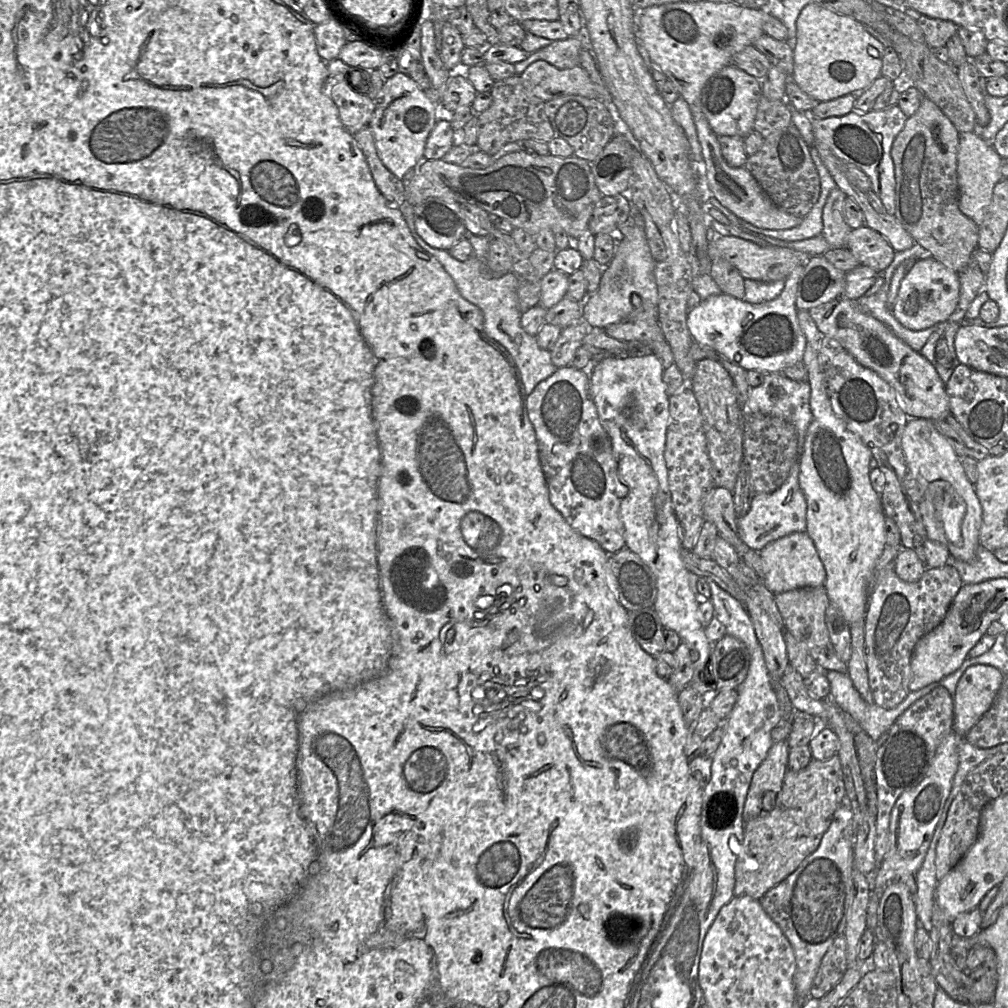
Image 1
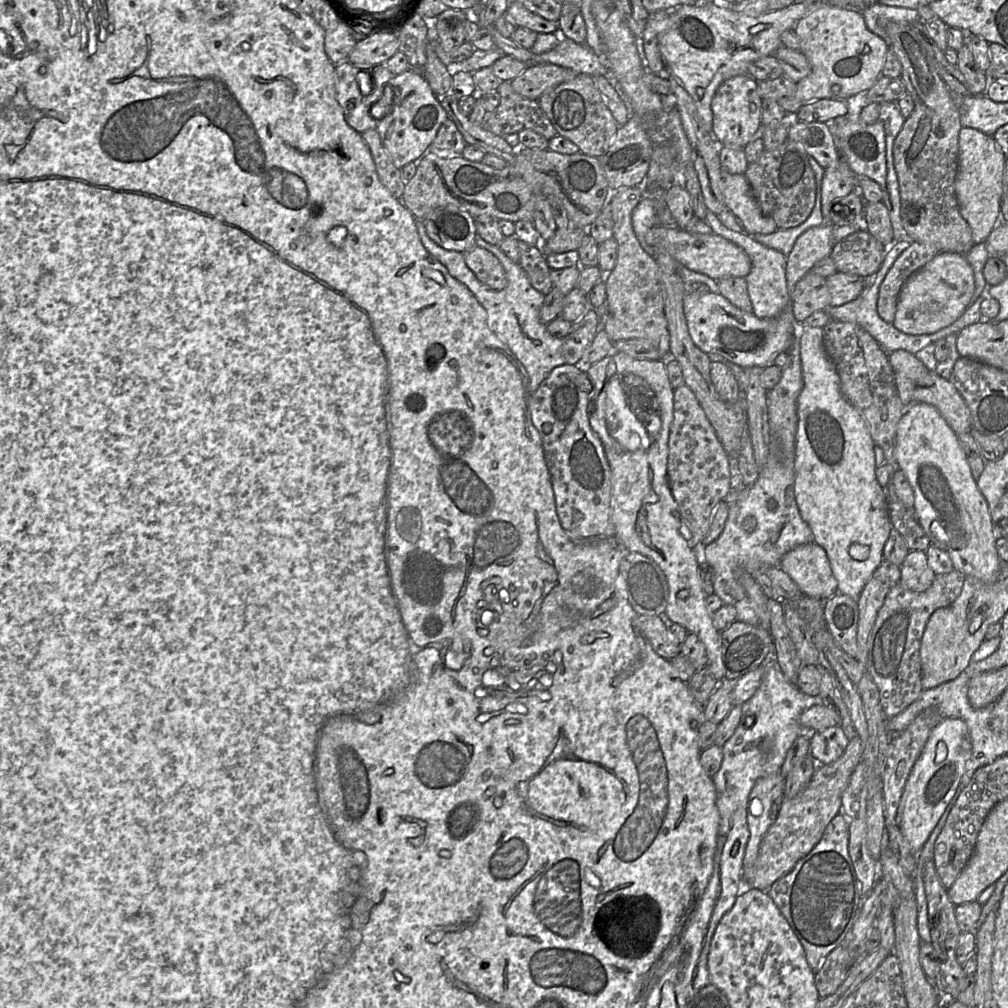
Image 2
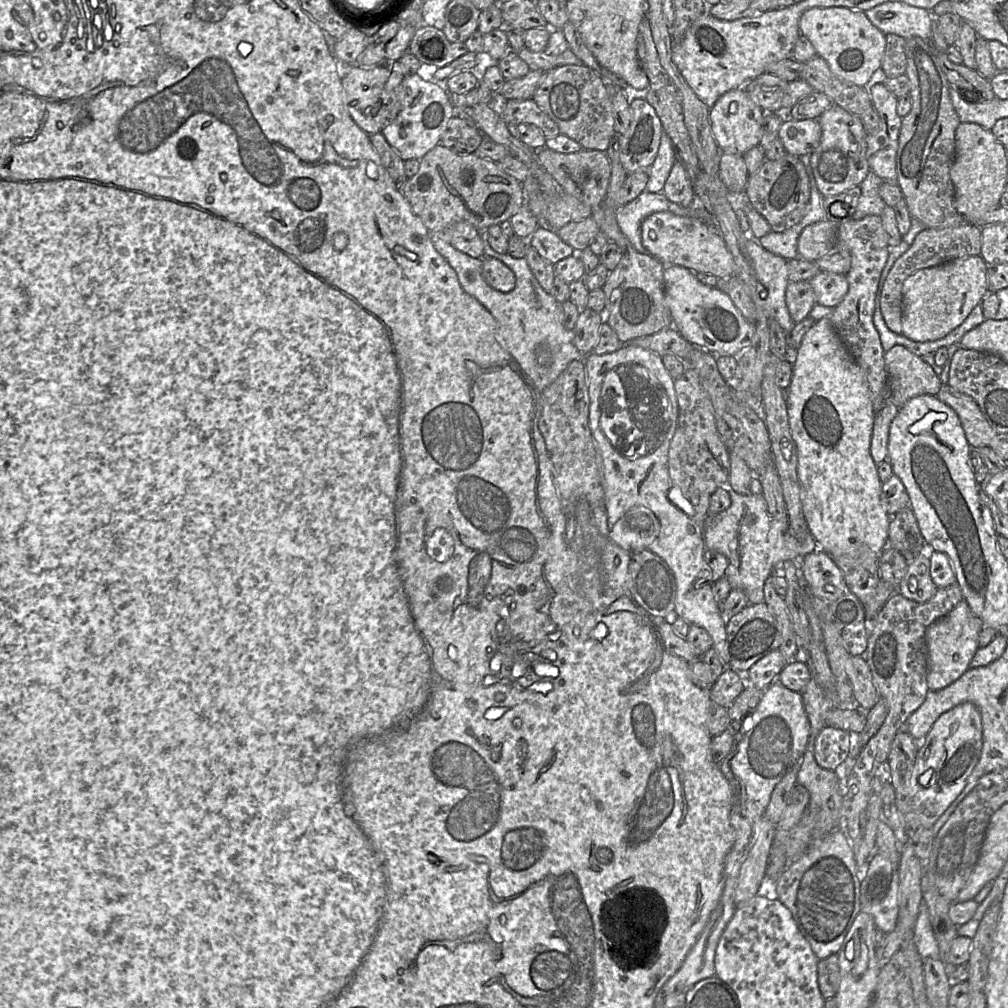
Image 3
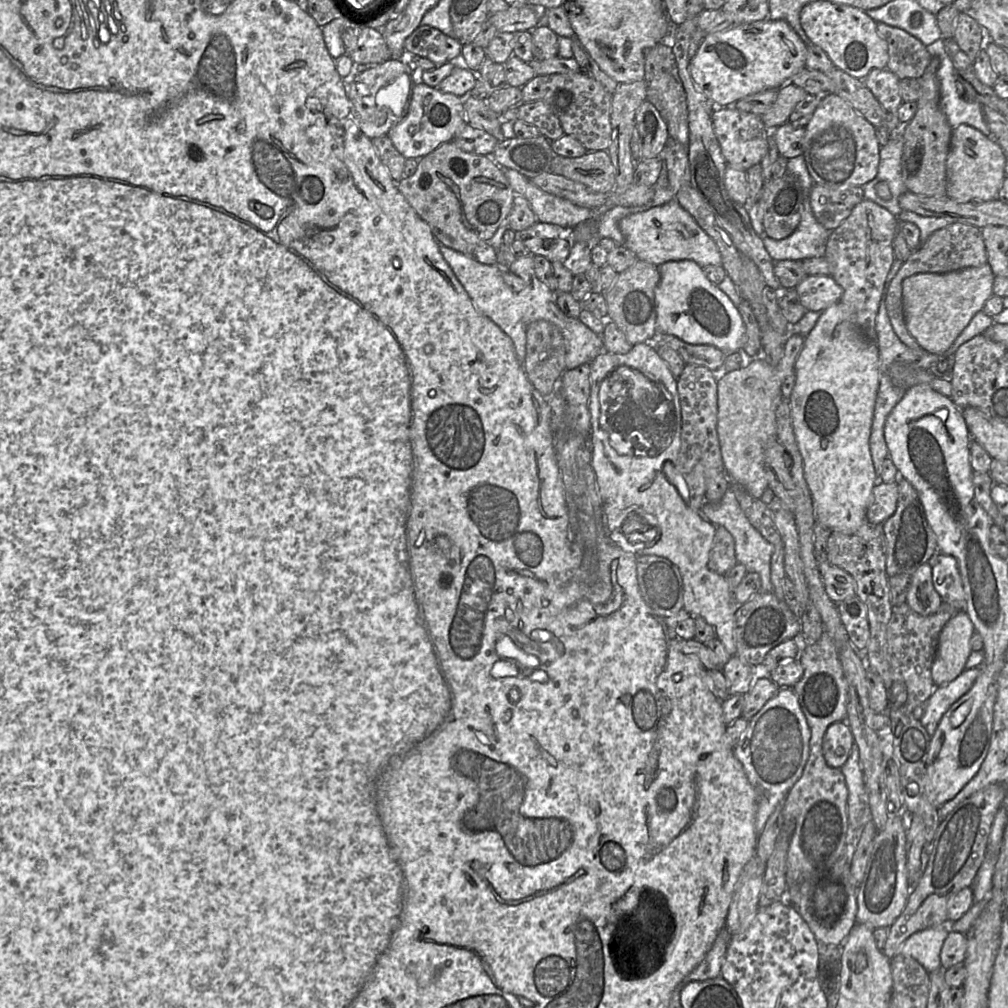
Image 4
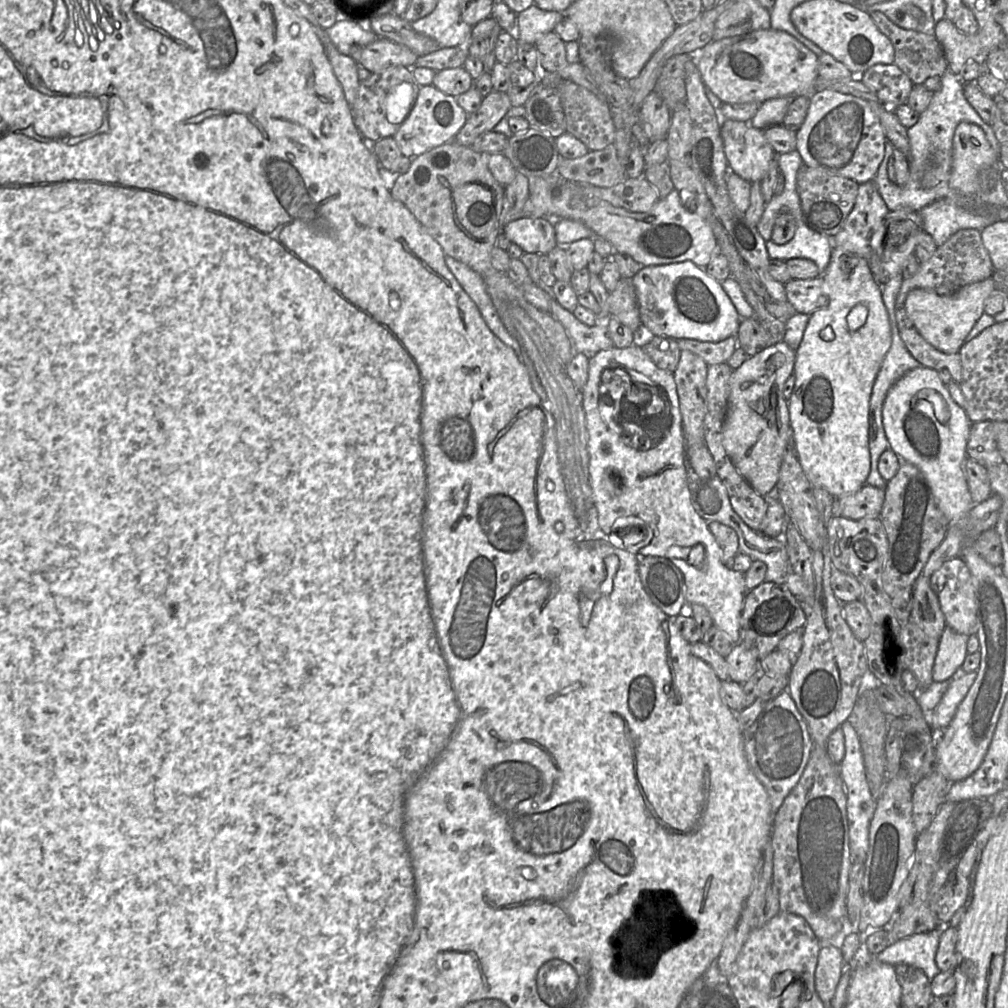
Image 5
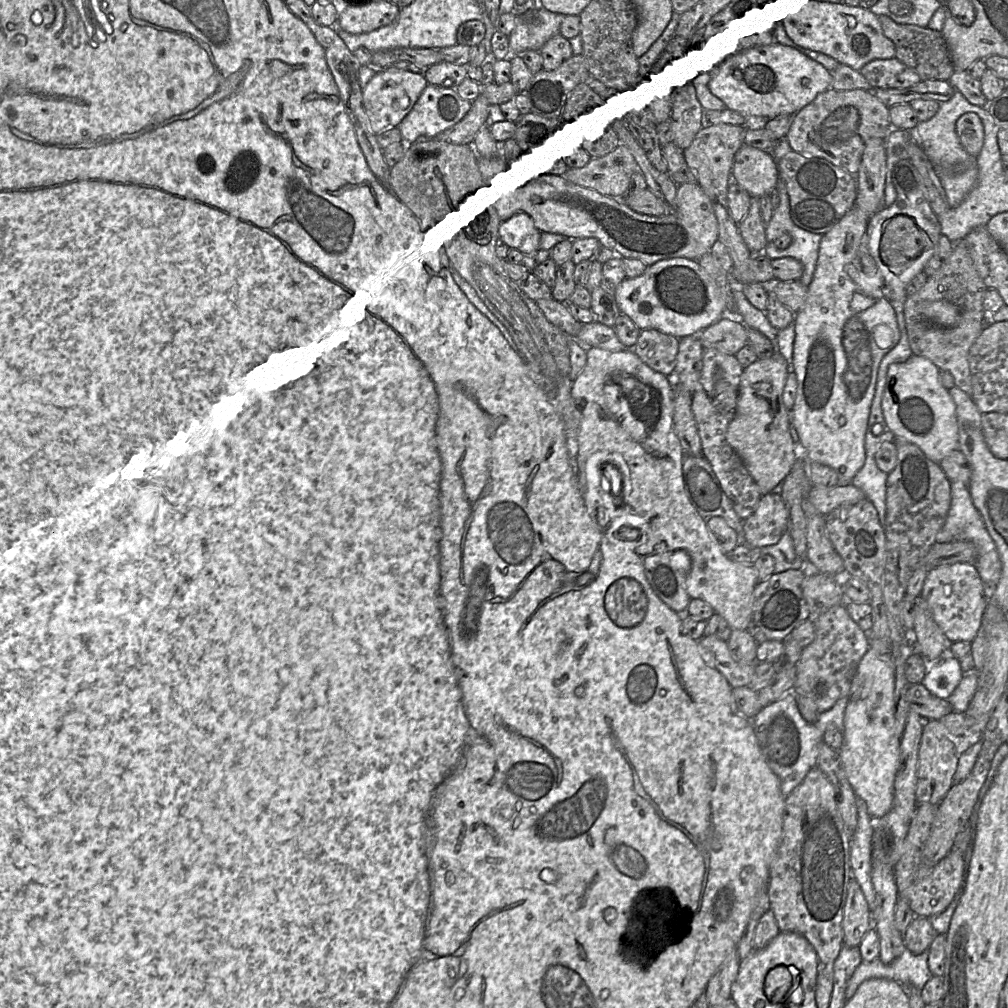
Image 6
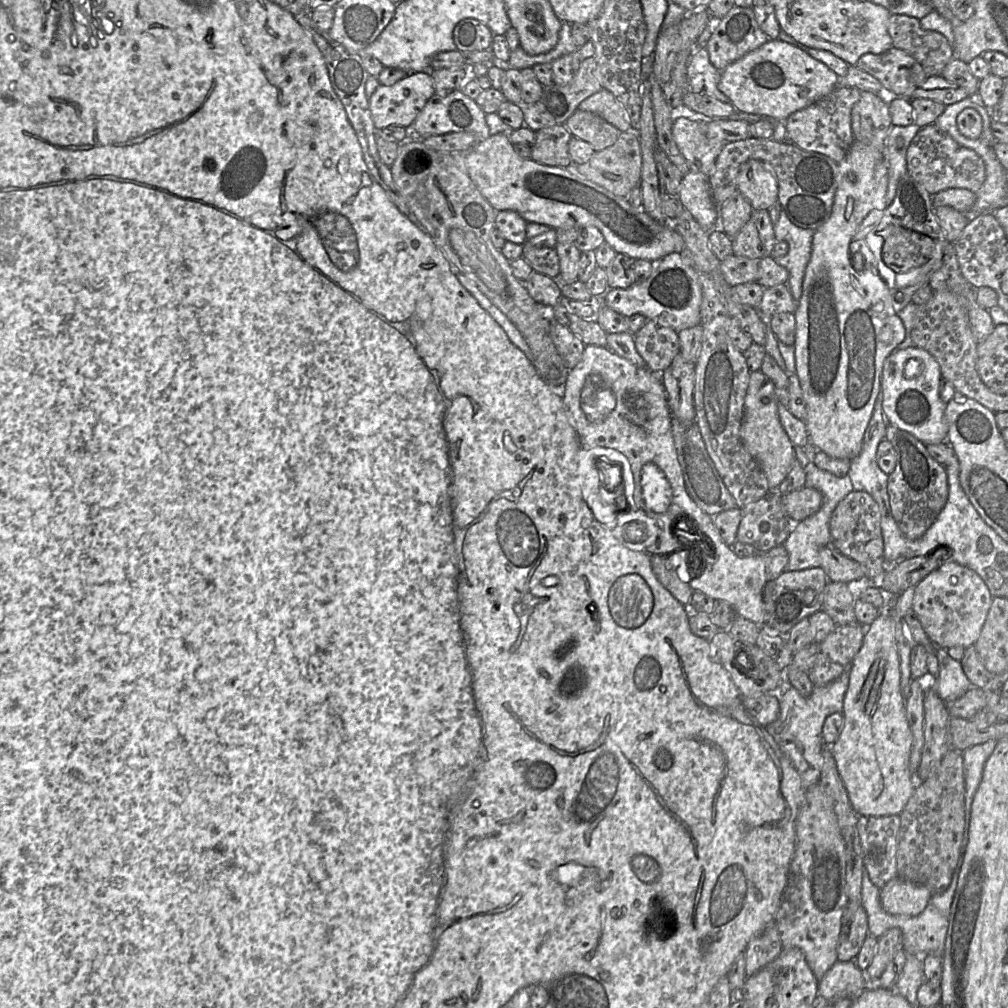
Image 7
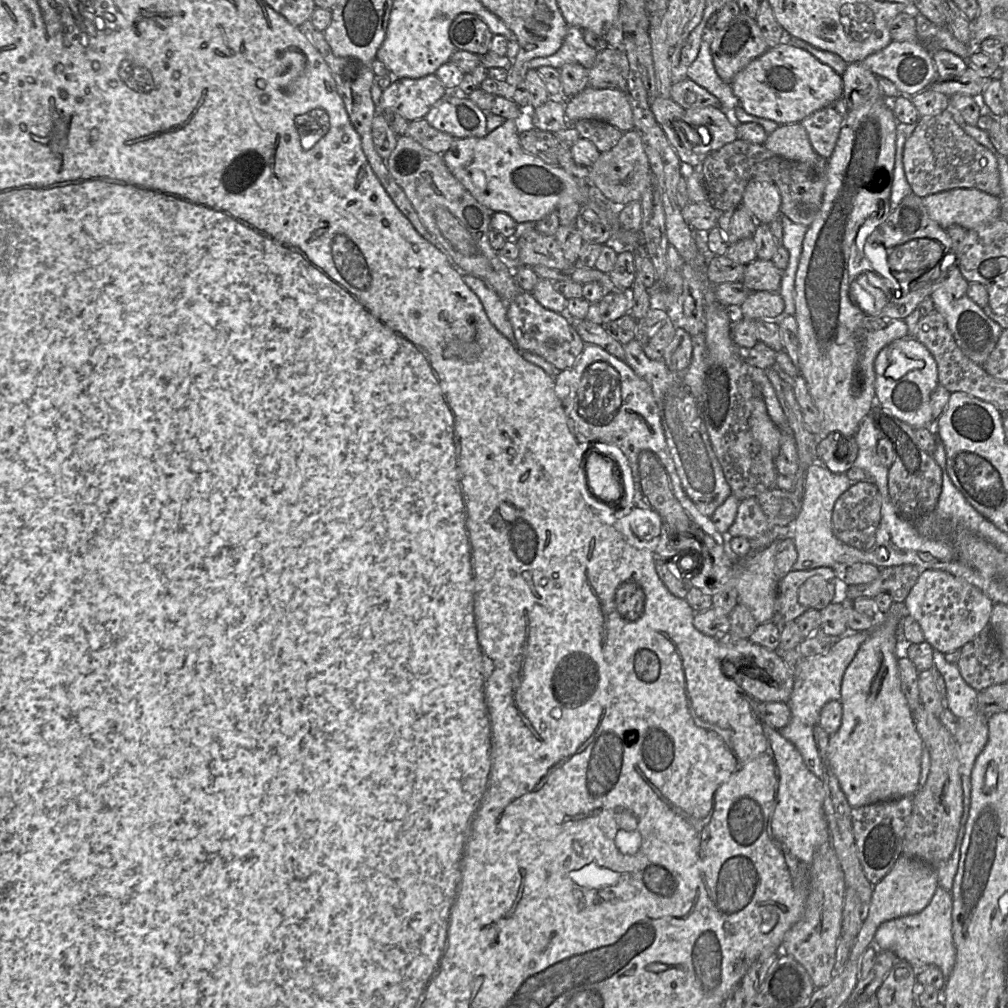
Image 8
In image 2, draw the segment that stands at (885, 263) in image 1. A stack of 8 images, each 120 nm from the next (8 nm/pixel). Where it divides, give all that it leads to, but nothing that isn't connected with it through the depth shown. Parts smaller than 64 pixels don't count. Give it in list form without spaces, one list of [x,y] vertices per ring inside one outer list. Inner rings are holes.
[[[859,230],[835,243],[829,256],[837,271],[868,277],[880,269],[887,248],[867,230]]]

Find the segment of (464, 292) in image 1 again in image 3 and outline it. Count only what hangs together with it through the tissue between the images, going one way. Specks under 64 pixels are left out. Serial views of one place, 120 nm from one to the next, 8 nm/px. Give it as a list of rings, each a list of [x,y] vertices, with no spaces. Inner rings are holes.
[[[479,230],[484,245],[485,257],[500,260],[516,277],[516,285],[510,292],[501,292],[489,286],[482,276],[483,258],[473,258],[443,240],[442,235],[430,232],[430,239],[438,253],[457,274],[462,289],[477,299],[495,318],[499,330],[498,341],[518,363],[534,387],[542,392],[576,359],[582,357],[574,344],[574,330],[564,325],[562,303],[546,292],[524,258],[514,258],[508,253],[496,252],[488,242],[488,232]]]

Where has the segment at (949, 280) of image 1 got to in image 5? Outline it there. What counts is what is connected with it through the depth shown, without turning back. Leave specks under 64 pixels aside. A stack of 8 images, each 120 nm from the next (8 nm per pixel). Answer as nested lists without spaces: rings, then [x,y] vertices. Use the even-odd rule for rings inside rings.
[[[992,277],[961,287],[952,295],[939,295],[922,288],[911,290],[906,311],[919,334],[933,347],[947,354],[958,353],[976,321],[984,313],[986,299],[996,291]]]

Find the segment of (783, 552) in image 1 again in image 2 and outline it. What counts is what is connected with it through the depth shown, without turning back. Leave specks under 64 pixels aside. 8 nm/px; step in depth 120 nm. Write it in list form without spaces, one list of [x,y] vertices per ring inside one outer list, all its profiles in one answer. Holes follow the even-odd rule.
[[[814,542],[789,551],[782,557],[778,566],[805,596],[827,600],[839,593],[827,554]]]

